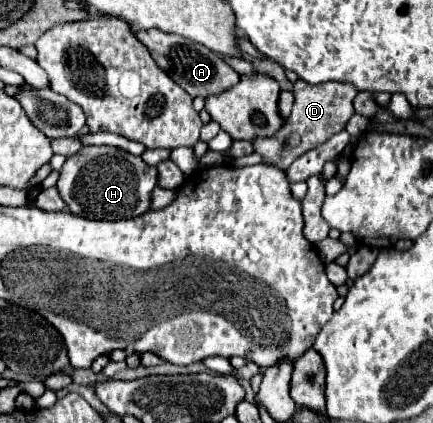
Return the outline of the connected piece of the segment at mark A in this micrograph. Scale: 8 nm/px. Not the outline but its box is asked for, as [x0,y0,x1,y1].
[136,30,240,98]

